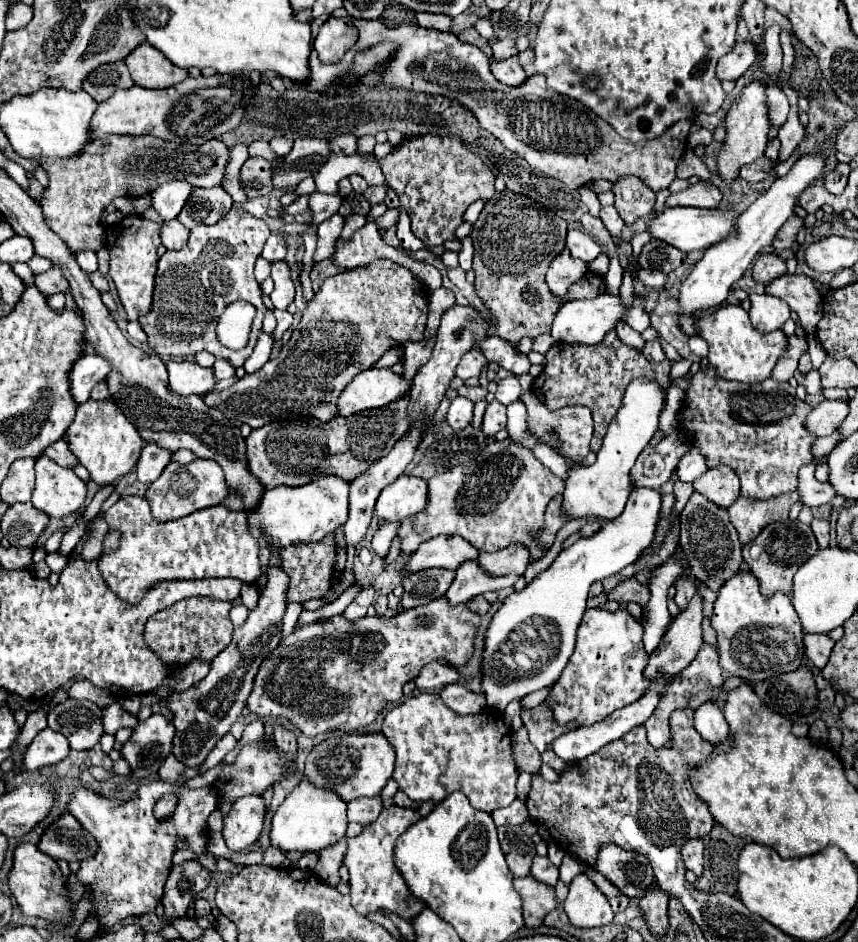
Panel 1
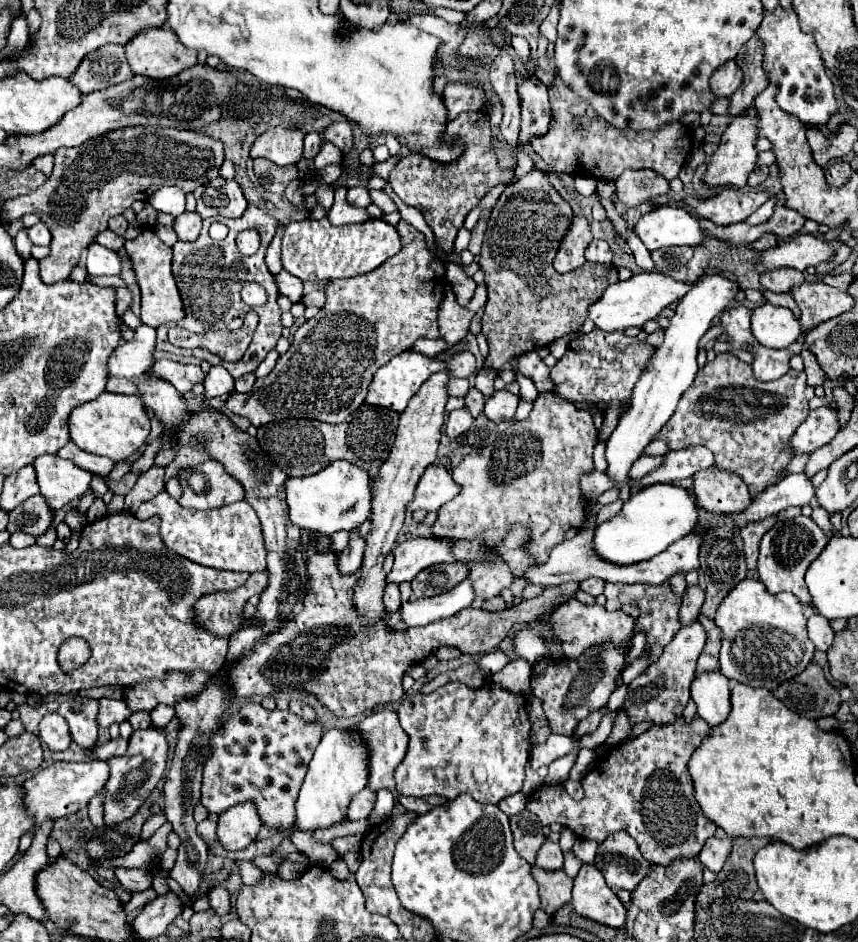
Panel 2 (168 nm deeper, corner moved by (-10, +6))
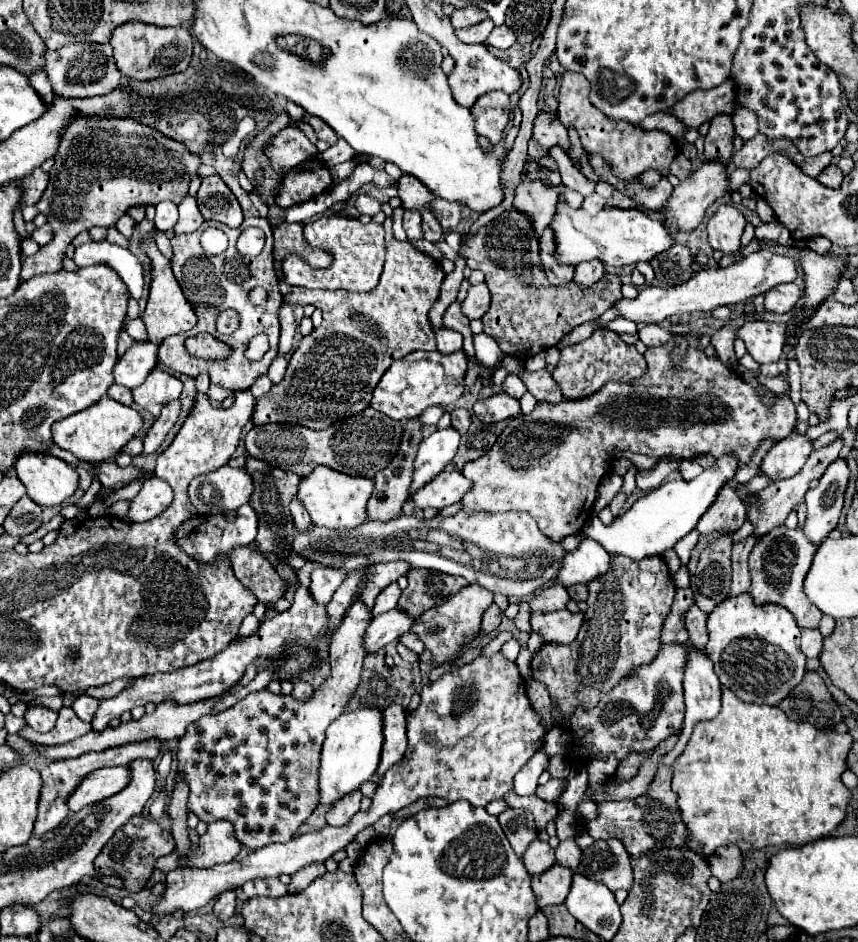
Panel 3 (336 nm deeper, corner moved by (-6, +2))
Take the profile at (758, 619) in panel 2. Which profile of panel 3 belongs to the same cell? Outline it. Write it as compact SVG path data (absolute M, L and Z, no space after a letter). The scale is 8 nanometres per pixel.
M742 594L736 598L728 598L716 606L716 610L708 616L708 634L710 640L706 644L706 654L714 662L714 672L720 678L720 684L732 690L740 700L752 704L768 704L778 706L790 690L802 680L806 672L806 658L800 654L800 628L788 610L782 606L756 606L750 600L750 594Z

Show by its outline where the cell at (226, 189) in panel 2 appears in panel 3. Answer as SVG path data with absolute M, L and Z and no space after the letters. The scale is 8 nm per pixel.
M218 174L202 178L202 186L196 194L198 208L206 220L222 222L230 228L238 228L242 224L242 208L230 188Z

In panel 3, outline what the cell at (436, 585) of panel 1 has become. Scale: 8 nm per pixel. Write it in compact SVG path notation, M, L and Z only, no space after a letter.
M410 570L408 586L402 590L398 608L416 618L428 608L446 602L450 596L466 586L468 582L464 578L440 574L434 570Z

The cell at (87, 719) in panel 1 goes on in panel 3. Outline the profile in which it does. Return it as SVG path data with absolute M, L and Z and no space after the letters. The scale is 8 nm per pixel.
M64 706L60 712L58 712L58 720L56 720L56 726L50 730L50 732L36 732L32 730L30 726L18 730L18 736L22 738L28 738L30 742L40 742L40 744L48 744L48 746L54 746L54 744L62 744L62 742L70 742L72 738L78 738L78 736L84 736L86 732L90 732L92 726L90 722L80 722L80 718L76 718L76 714L72 714L72 708Z

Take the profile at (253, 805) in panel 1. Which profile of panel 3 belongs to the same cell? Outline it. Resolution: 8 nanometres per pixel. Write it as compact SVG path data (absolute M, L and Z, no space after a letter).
M212 822L208 824L208 830L200 836L200 844L196 852L190 852L188 856L180 856L174 850L168 856L160 858L160 862L156 862L156 870L170 872L176 870L178 866L212 868L216 864L232 862L238 856L240 848L242 846L236 842L230 822Z

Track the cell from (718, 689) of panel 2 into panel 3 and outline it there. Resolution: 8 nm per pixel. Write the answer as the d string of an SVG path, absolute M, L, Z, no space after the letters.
M686 644L688 654L686 654L686 668L684 668L684 698L686 698L686 718L684 718L684 728L680 732L680 738L676 742L676 746L664 756L664 763L672 765L676 758L682 754L690 734L692 734L692 726L700 720L710 720L718 714L720 710L720 682L718 676L714 674L714 666L712 660L706 656L704 650L694 648L692 644Z

